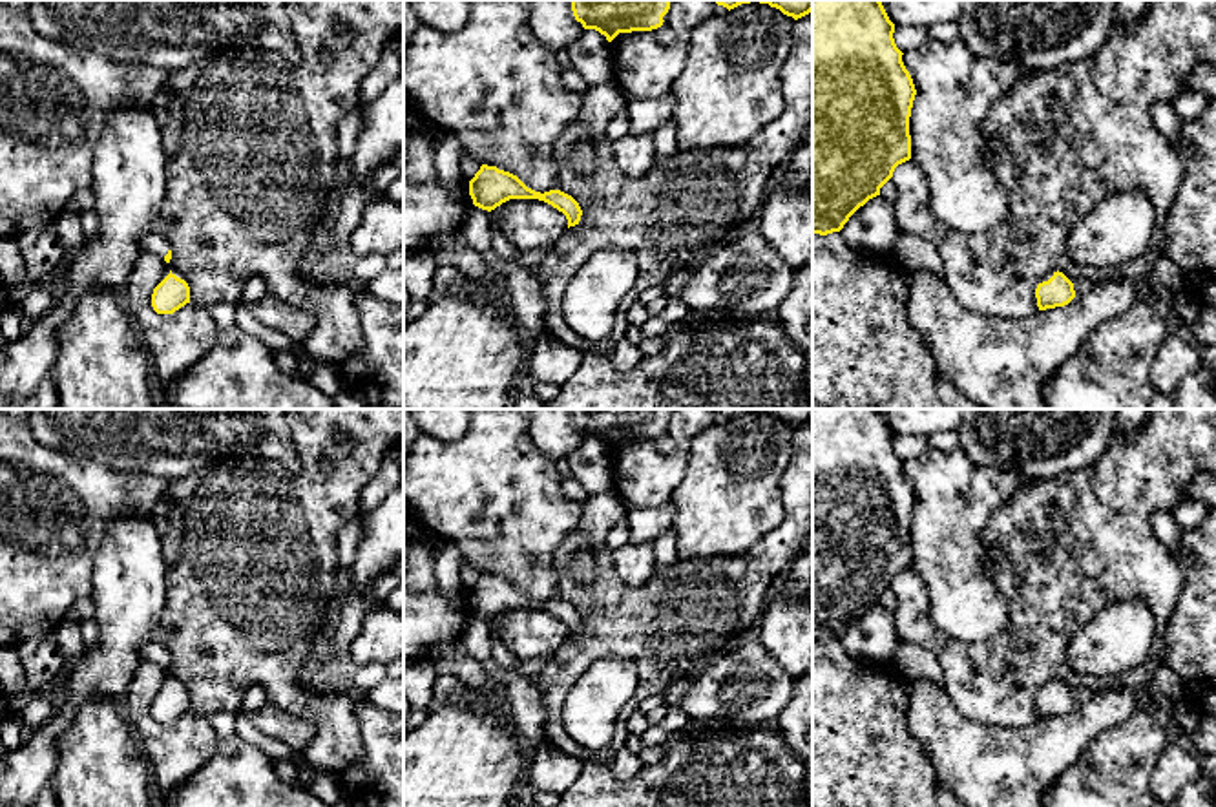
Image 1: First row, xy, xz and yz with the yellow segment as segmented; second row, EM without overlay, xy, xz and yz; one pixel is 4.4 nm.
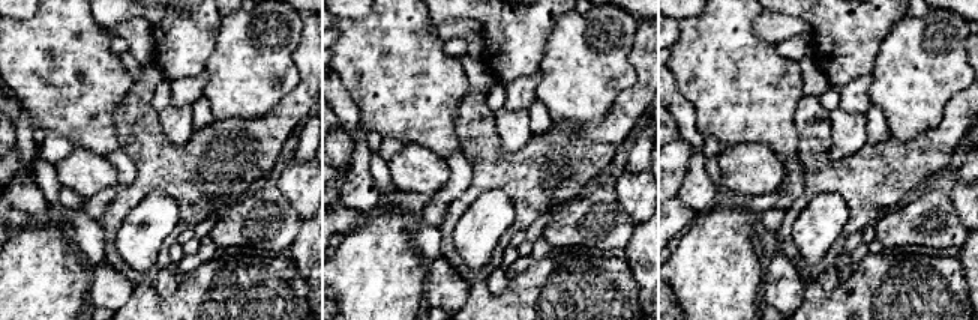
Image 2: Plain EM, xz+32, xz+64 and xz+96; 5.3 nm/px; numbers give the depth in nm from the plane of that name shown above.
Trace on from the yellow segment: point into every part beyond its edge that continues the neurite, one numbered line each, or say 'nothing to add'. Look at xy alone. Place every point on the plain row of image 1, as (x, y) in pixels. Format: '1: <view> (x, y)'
1: xy (152, 650)

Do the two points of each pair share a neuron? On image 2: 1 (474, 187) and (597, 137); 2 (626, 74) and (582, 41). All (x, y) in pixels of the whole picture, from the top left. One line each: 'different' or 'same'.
1: same
2: same

